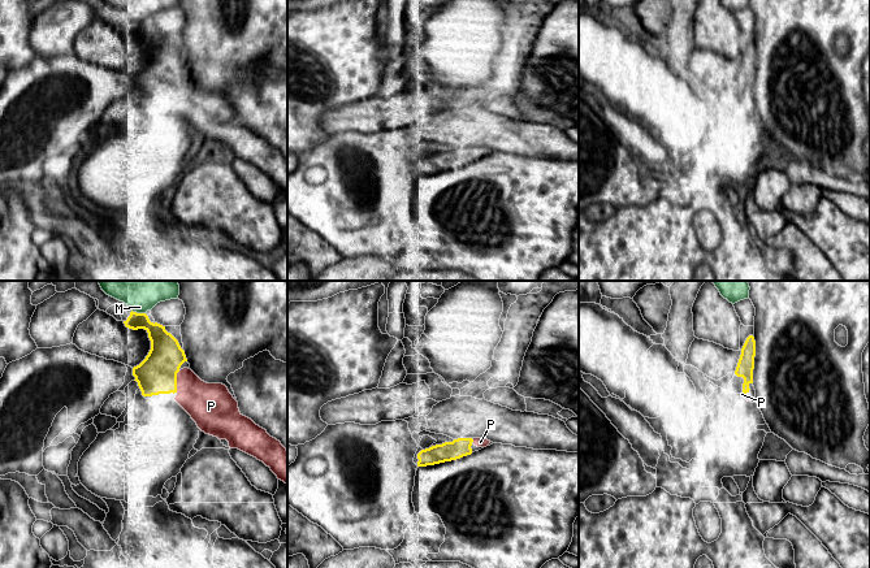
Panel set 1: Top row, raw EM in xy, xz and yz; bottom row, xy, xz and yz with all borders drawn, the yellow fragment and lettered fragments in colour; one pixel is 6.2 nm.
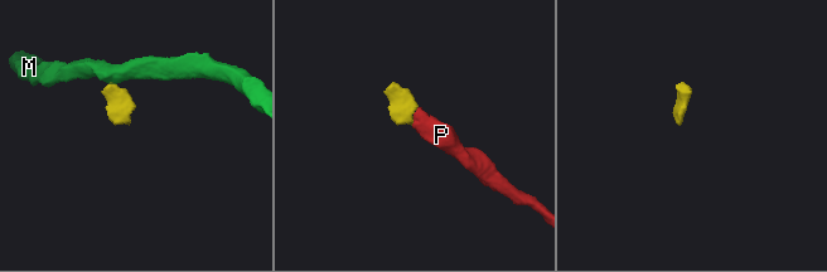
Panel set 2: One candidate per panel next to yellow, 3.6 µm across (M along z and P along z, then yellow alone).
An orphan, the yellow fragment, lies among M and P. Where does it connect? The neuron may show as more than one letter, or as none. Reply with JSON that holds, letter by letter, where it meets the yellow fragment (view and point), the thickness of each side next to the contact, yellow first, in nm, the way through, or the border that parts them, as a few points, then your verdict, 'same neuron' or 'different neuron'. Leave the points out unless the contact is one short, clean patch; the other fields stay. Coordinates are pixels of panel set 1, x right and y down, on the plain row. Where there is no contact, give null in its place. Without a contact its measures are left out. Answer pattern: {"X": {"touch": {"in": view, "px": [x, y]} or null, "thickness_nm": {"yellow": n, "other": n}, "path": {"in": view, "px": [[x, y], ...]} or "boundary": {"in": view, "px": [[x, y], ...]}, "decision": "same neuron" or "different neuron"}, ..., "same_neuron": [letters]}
{"M": {"touch": {"in": "xy", "px": [138, 22]}, "thickness_nm": {"yellow": 160, "other": 140}, "decision": "different neuron"}, "P": {"touch": {"in": "xy", "px": [176, 90]}, "thickness_nm": {"yellow": 240, "other": 260}, "path": {"in": "xy", "px": [[156, 83], [176, 90], [182, 90], [208, 113]]}, "decision": "same neuron"}, "same_neuron": ["P"]}

